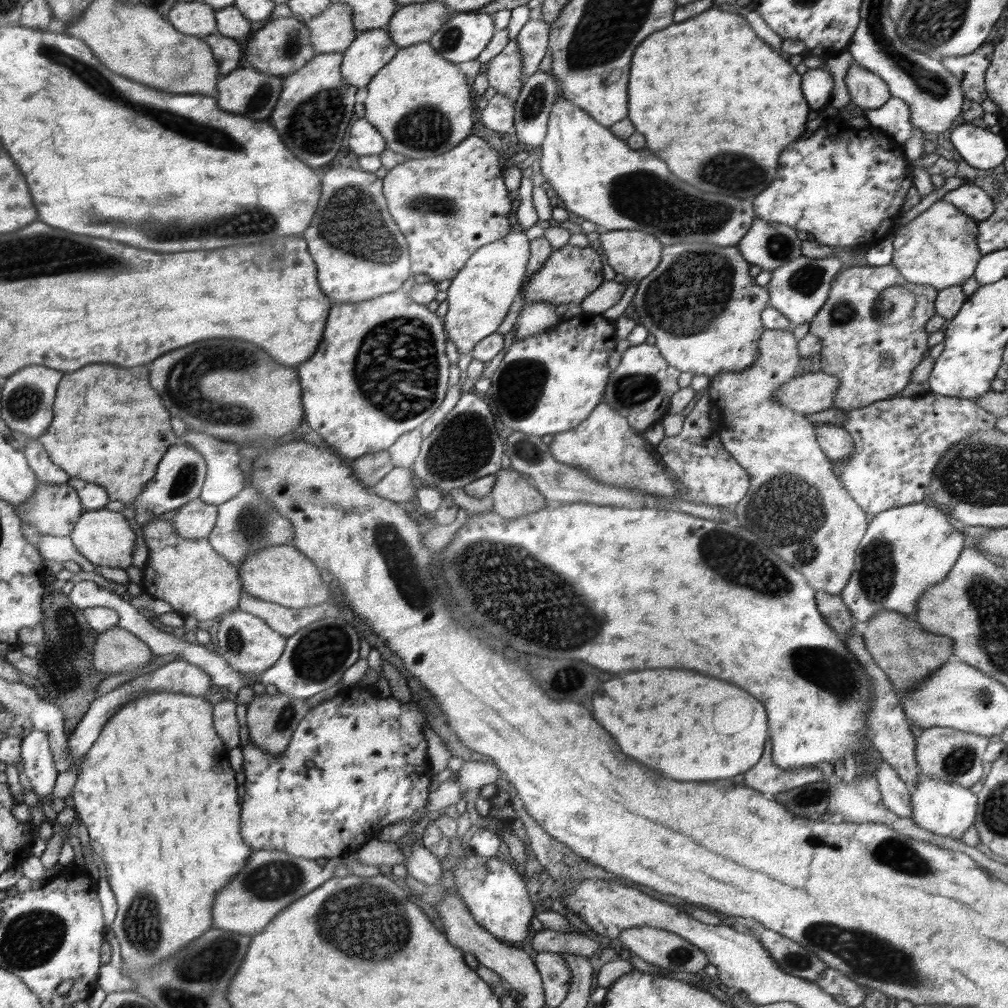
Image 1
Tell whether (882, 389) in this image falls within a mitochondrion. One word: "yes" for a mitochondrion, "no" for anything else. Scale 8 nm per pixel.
no

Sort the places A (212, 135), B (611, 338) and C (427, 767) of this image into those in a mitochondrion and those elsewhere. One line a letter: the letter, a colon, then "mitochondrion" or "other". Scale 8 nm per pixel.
A: mitochondrion
B: other
C: other

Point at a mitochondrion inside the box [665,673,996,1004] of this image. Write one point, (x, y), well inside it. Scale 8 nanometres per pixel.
(872, 957)

